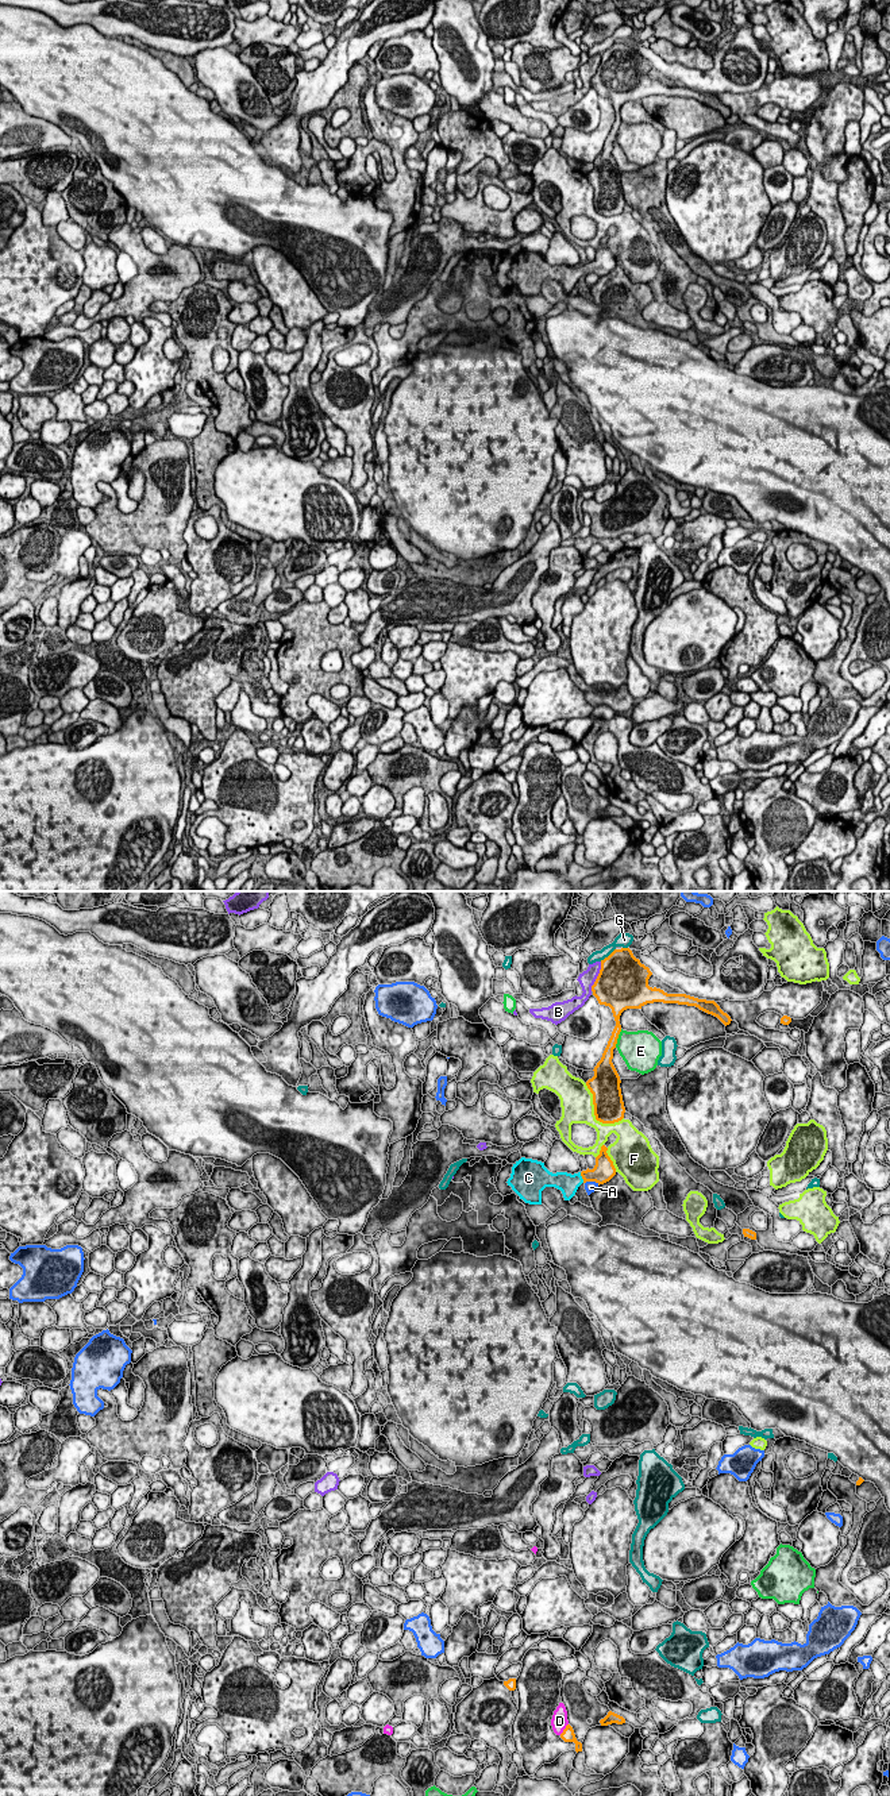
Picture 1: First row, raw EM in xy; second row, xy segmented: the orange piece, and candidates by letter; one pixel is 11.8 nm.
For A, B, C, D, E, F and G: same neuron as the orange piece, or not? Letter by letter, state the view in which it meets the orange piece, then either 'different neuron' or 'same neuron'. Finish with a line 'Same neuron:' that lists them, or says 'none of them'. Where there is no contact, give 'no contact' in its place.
A: meets orange in xy; different neuron
B: meets orange in xy; different neuron
C: meets orange in xy; same neuron
D: meets orange in xy; different neuron
E: meets orange in xy; different neuron
F: meets orange in xy; different neuron
G: meets orange in xy; different neuron
Same neuron: C

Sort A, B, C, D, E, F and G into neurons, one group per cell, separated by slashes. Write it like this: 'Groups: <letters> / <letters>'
Groups: A / B / C / D / E / F / G

